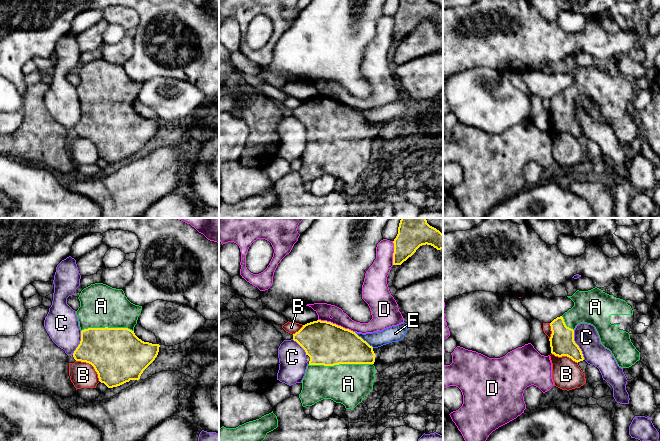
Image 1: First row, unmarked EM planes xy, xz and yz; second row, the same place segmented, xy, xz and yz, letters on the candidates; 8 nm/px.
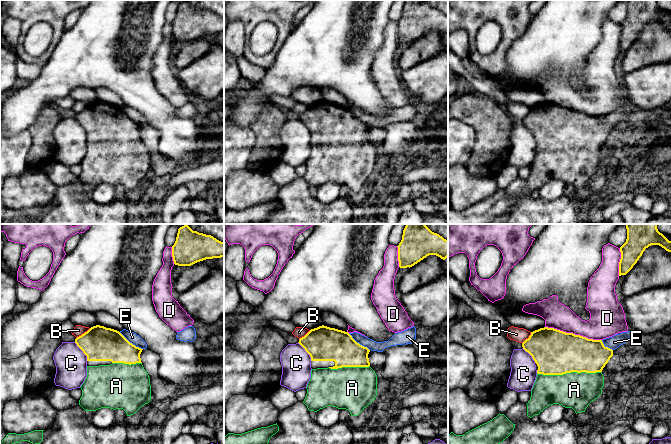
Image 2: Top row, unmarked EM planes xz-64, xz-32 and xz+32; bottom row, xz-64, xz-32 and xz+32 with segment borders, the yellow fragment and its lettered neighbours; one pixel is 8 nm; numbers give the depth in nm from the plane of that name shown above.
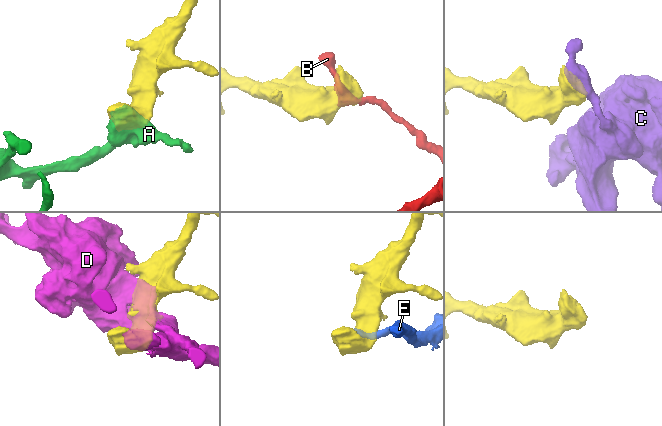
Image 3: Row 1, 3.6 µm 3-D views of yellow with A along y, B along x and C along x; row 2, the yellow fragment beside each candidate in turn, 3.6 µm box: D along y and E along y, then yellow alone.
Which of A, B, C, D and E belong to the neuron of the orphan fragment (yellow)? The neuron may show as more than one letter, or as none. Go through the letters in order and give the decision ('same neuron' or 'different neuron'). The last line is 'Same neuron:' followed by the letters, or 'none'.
A: same neuron
B: different neuron
C: different neuron
D: different neuron
E: different neuron
Same neuron: A

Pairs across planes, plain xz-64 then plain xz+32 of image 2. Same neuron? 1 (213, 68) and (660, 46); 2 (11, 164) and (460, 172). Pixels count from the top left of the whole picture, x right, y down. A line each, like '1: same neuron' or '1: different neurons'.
1: different neurons
2: different neurons

